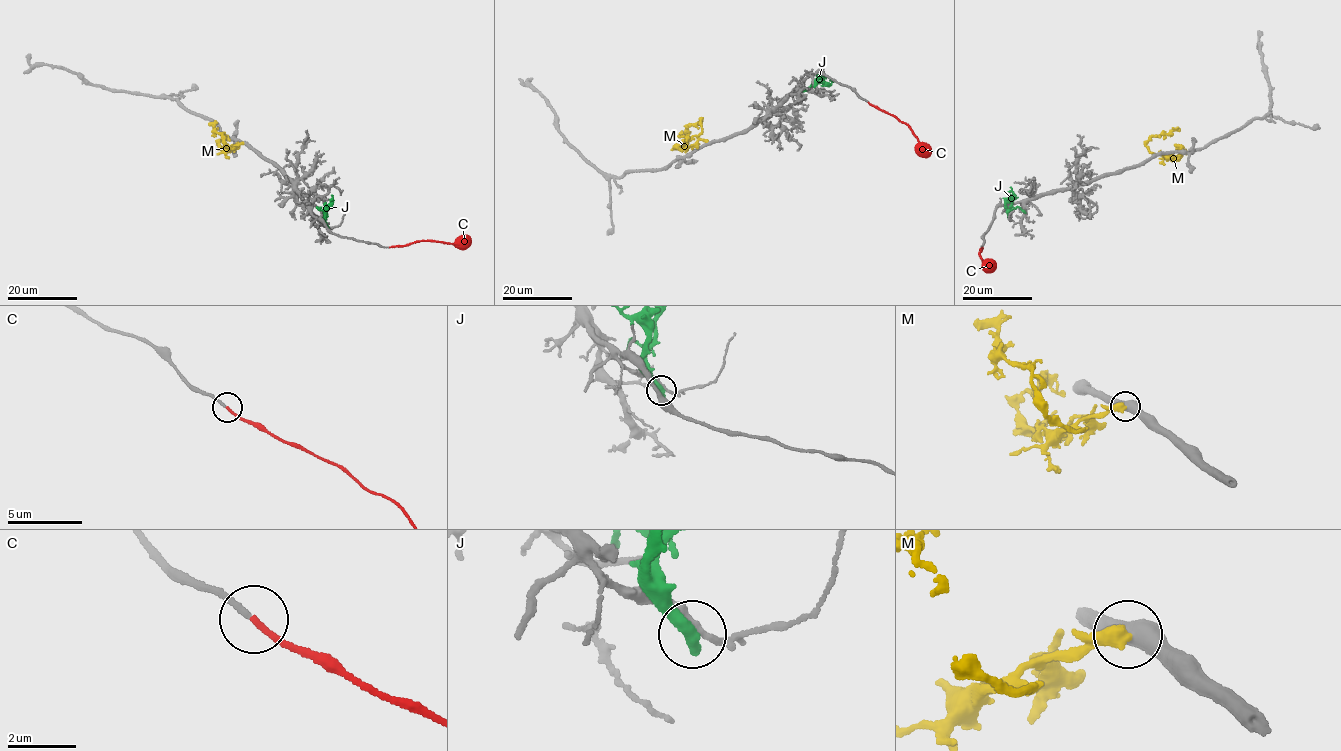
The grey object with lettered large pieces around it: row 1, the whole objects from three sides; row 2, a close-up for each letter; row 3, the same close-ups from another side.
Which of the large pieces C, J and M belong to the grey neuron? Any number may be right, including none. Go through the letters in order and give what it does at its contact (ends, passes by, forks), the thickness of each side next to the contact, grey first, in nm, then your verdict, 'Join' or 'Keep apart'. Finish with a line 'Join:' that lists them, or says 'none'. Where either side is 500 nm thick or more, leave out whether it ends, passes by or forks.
C: It ends there. Thickness 160 nm (grey) against 170 nm. Join
J: It ends there. Thickness 320 nm (grey) against 440 nm. Keep apart
M: Thickness 500 nm (grey) against 440 nm. Keep apart
Join: C

